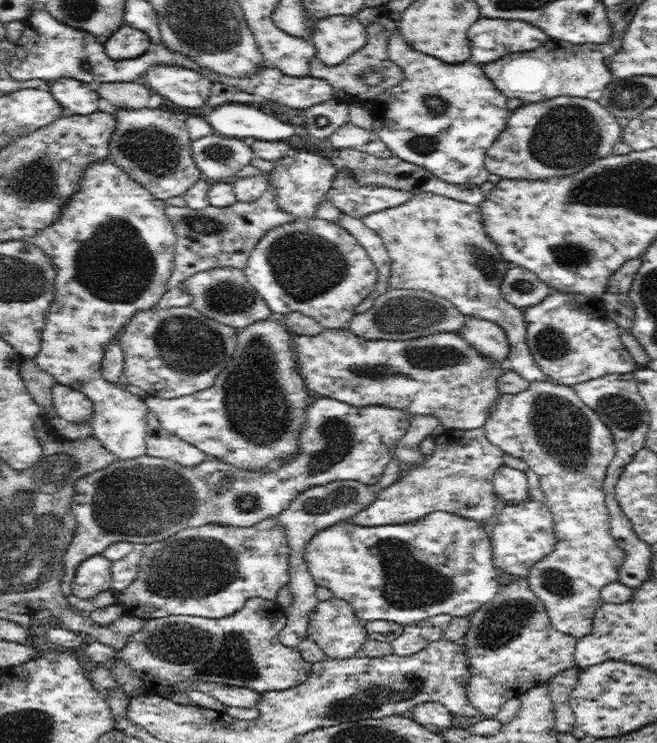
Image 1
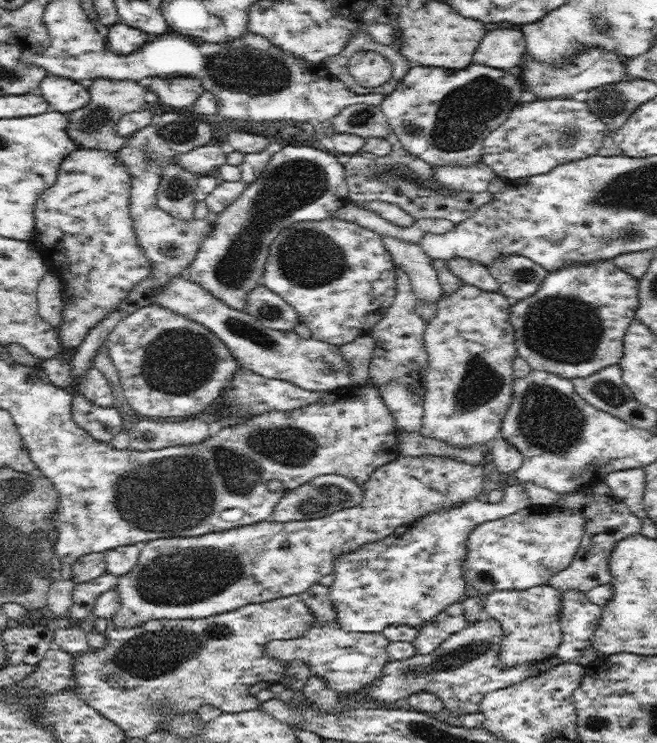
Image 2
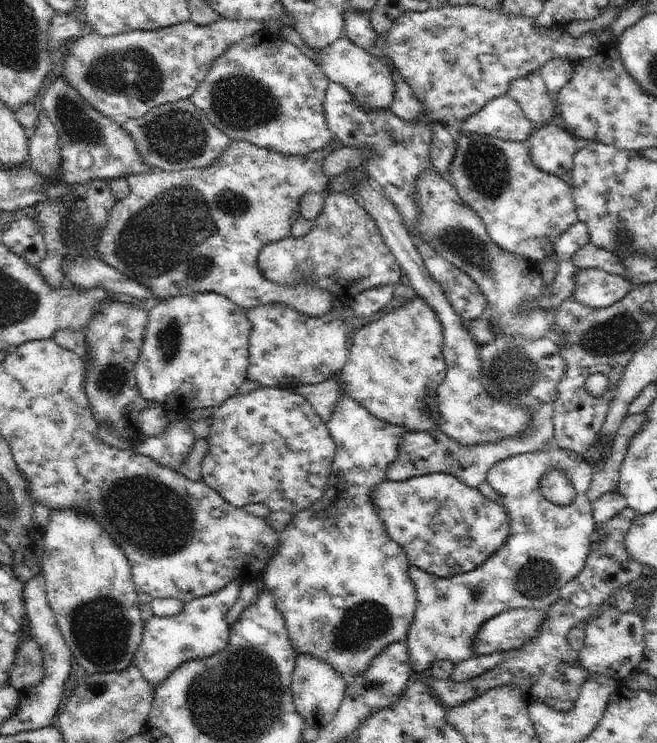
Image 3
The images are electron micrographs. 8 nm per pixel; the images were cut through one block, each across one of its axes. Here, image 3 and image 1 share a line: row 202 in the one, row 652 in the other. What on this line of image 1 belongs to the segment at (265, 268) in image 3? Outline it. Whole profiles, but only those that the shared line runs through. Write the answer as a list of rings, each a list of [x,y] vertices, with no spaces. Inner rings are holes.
[[[341,598],[319,601],[315,609],[309,614],[308,637],[325,652],[329,658],[352,658],[361,653],[367,632],[362,621],[355,615],[352,605]]]

